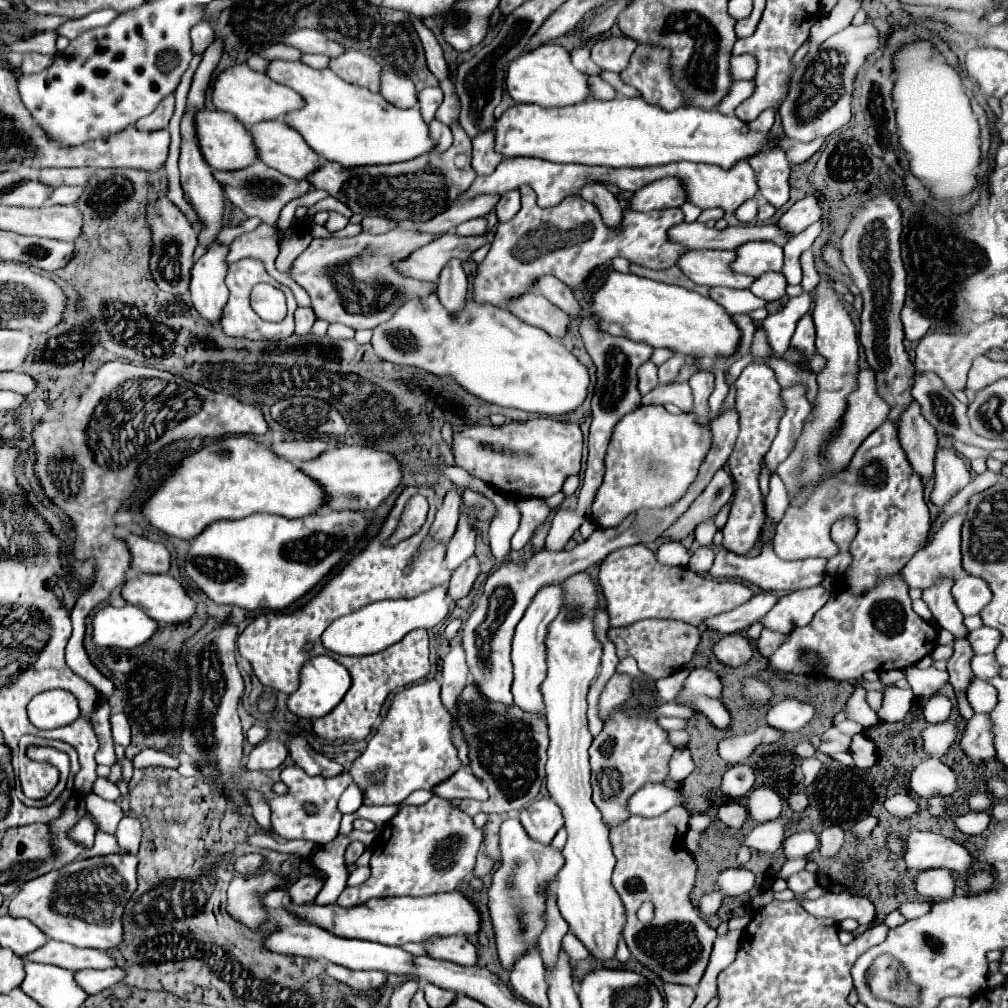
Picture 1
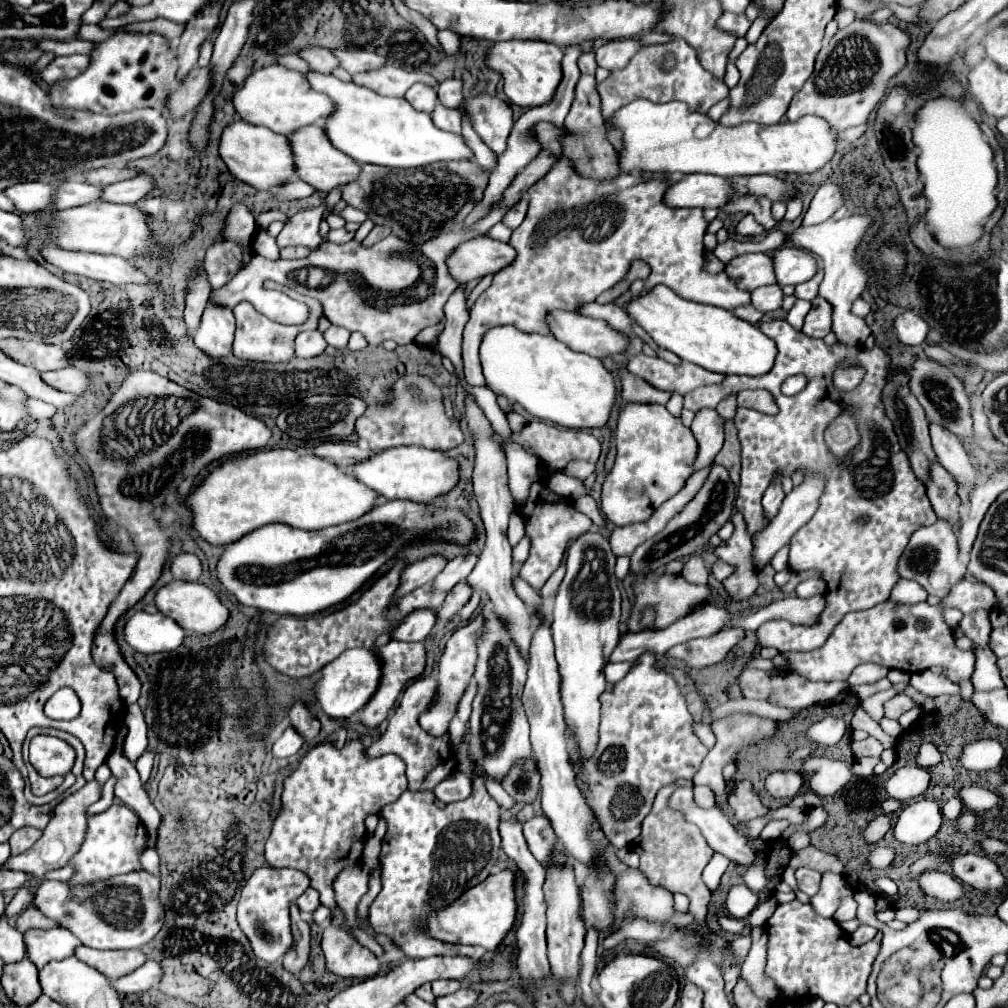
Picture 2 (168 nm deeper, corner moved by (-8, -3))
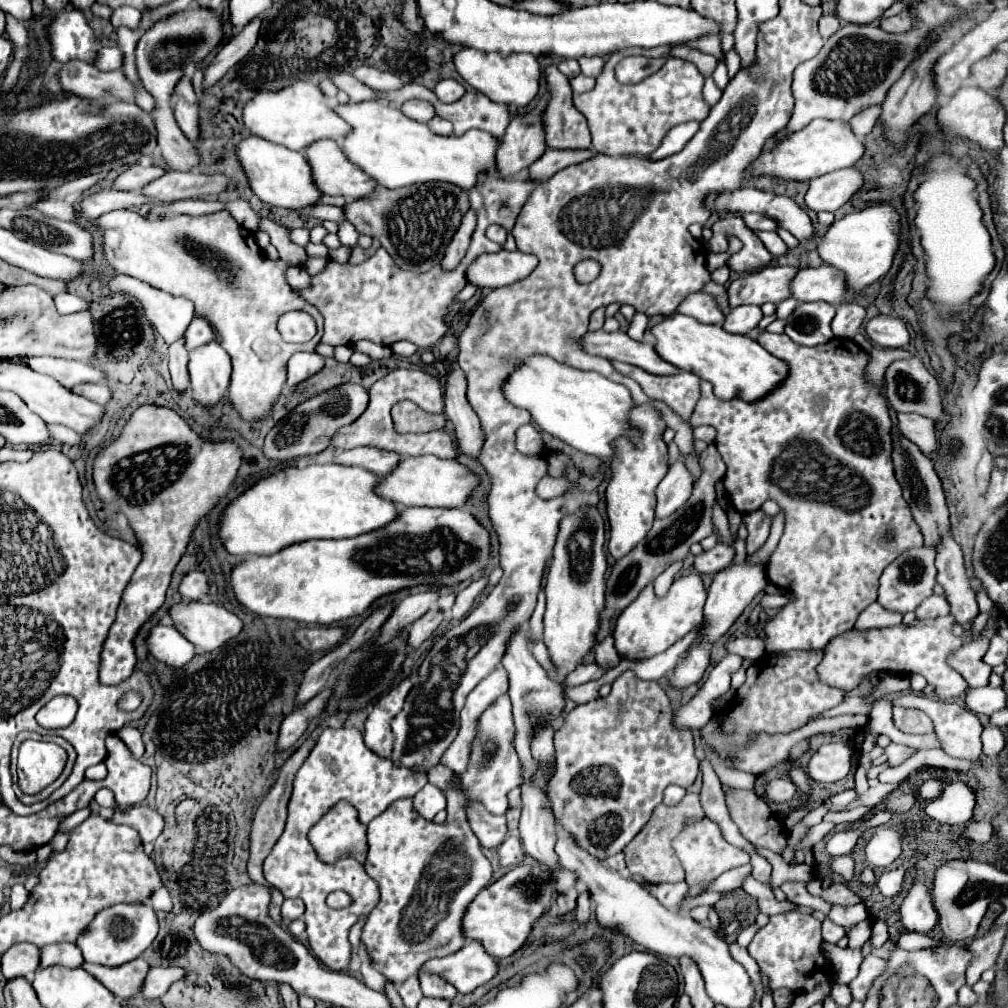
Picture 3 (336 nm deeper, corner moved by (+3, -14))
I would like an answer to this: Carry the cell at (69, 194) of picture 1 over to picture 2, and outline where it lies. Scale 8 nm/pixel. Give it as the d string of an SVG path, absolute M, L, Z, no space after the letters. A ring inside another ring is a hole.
M140 174L130 180L122 180L116 184L110 184L102 190L100 200L104 202L118 202L118 204L134 204L136 200L144 198L152 190L152 178L146 174Z

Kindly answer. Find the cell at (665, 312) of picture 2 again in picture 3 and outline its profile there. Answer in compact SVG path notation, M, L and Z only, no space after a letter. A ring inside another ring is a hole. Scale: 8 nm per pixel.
M673 315L667 321L653 327L657 353L681 367L681 371L695 373L699 379L705 379L713 385L713 391L719 399L743 399L747 403L757 403L777 389L787 379L787 363L771 355L755 339L747 335L727 333L721 325L705 325L689 315Z

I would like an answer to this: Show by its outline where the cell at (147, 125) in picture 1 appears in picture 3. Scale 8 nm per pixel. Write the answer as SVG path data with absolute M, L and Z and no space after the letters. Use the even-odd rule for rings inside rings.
M261 17L253 19L251 23L247 23L241 31L237 31L217 53L217 57L213 59L213 63L205 69L205 81L203 81L203 89L211 87L213 83L217 83L227 69L231 69L237 61L241 61L245 55L249 55L249 51L253 49L253 45L257 43L259 37L259 29L261 29Z

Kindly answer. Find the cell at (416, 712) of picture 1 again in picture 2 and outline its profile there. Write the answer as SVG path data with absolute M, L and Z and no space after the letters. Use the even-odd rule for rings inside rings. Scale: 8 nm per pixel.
M426 676L426 678L412 682L402 692L398 706L388 720L386 732L366 750L366 758L380 758L384 754L400 756L406 764L406 776L408 776L410 790L434 792L436 782L440 784L440 780L448 778L456 770L456 754L450 744L450 734L446 732L444 736L432 736L432 734L424 732L424 728L420 728L420 724L418 724L420 712L424 712L424 708L428 708L428 704L434 704L432 696L436 696L436 678Z

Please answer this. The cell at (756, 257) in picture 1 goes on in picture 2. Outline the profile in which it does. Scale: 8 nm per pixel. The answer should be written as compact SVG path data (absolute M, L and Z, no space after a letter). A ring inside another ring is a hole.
M782 246L770 254L772 264L774 264L774 274L780 286L784 284L802 284L810 280L816 270L818 270L818 260L804 250L792 248L792 246Z

